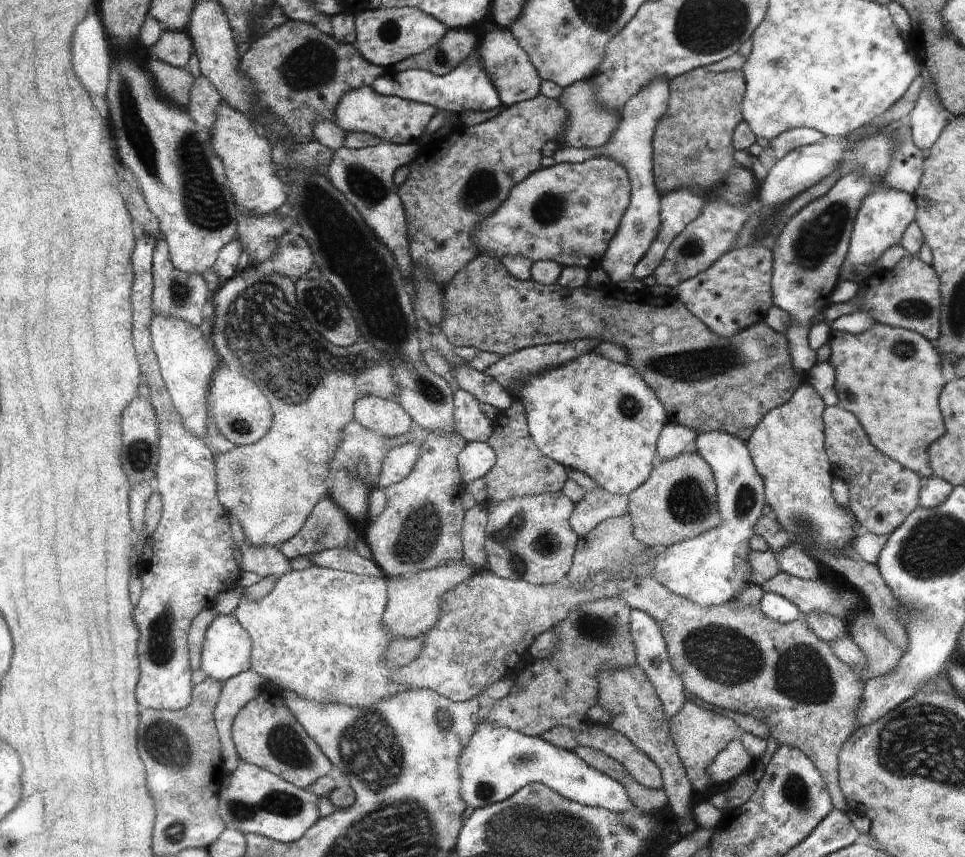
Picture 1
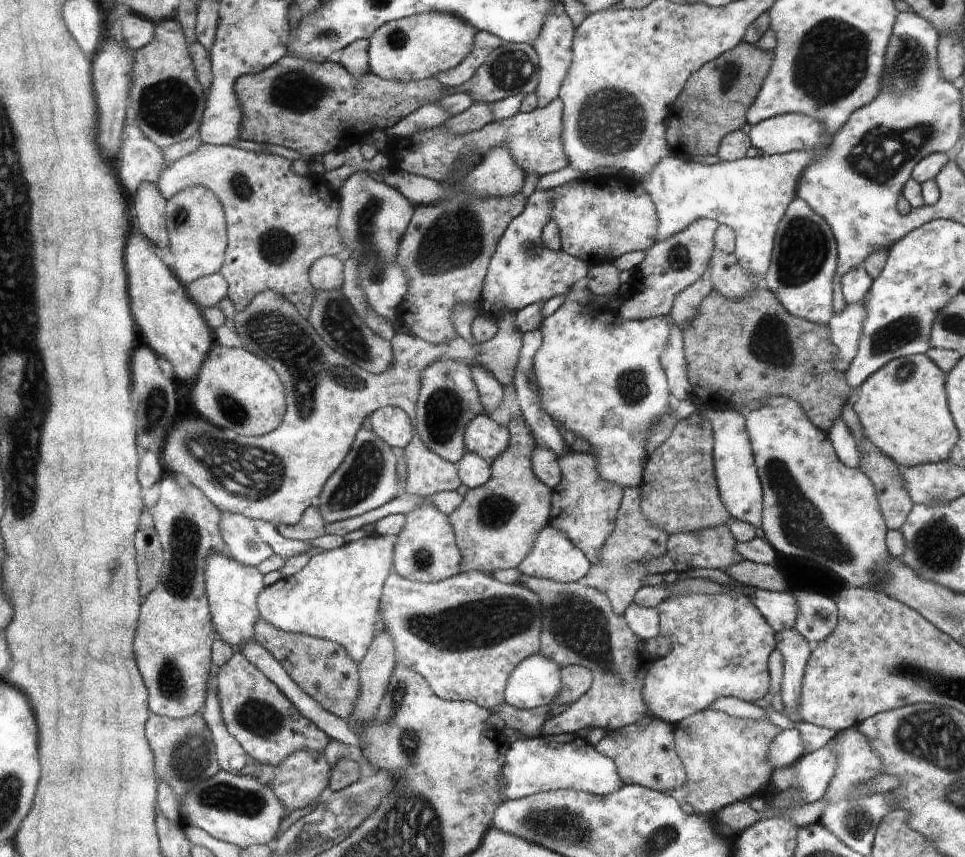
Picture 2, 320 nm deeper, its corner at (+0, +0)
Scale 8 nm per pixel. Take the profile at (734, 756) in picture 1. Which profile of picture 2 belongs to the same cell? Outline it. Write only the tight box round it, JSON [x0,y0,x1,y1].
[768,728,804,770]

